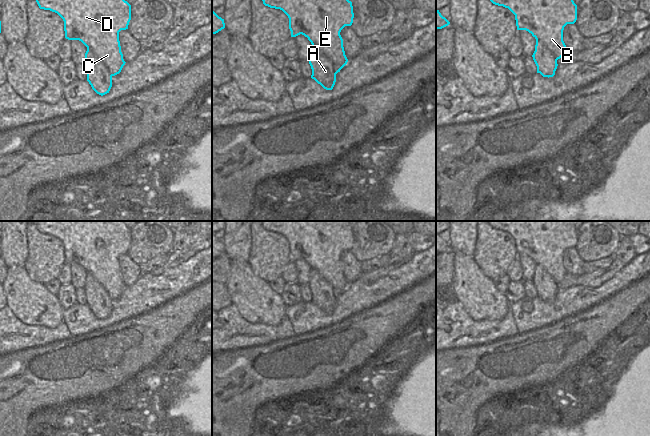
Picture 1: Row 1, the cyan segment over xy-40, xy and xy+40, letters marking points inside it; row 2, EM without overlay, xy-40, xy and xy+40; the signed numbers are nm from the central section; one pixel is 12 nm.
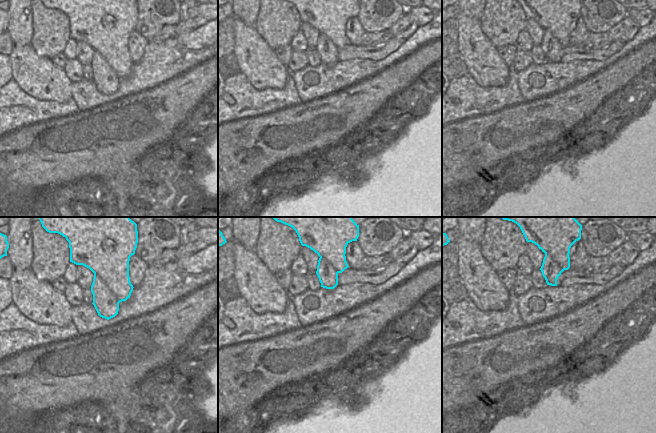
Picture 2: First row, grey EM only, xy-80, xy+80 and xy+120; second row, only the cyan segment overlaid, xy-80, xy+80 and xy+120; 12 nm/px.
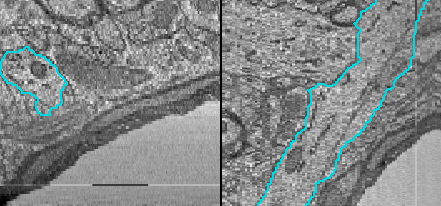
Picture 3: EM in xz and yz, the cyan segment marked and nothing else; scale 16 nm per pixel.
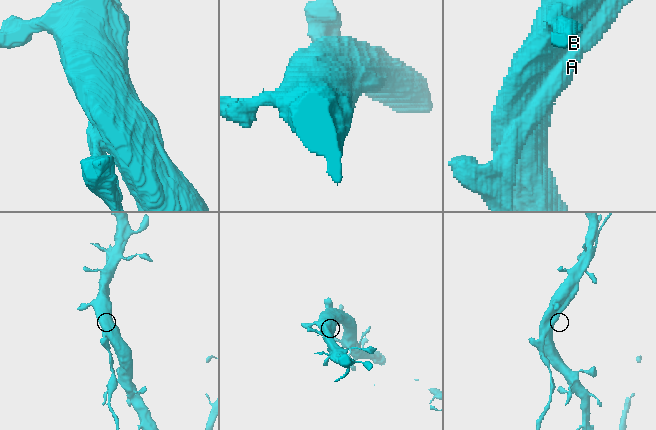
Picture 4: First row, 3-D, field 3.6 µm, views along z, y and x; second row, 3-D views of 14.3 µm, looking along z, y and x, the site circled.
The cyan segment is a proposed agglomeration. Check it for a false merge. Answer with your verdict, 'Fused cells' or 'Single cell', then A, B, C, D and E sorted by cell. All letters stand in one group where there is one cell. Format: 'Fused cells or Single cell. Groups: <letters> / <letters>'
Fused cells. Groups: A / B C D E.

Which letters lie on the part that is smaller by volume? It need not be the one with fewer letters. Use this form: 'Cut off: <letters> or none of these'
Cut off: A

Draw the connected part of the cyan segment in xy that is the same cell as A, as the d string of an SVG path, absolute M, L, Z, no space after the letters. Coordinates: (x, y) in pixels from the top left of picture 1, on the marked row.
M311 45L309 64L312 69L311 78L324 89L332 90L336 82L333 63L316 45Z

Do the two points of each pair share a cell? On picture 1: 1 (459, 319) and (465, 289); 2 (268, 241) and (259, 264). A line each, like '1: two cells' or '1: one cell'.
1: two cells
2: one cell

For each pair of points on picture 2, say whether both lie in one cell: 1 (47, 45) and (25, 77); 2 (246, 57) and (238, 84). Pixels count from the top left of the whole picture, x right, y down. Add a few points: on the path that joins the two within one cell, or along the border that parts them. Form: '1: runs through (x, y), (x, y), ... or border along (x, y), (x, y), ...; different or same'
1: border along (30, 44), (40, 56), (50, 59); different
2: border along (240, 71), (258, 89); different

